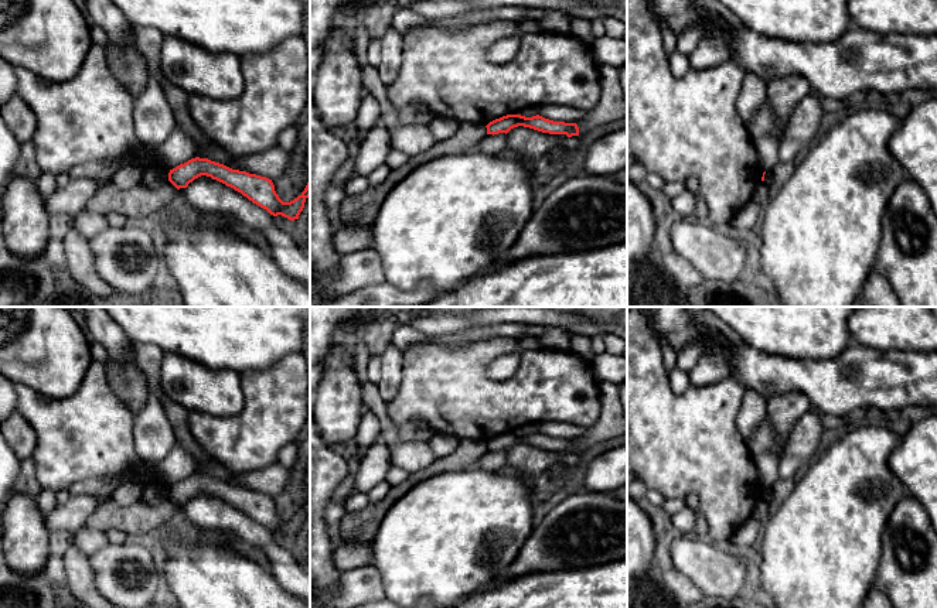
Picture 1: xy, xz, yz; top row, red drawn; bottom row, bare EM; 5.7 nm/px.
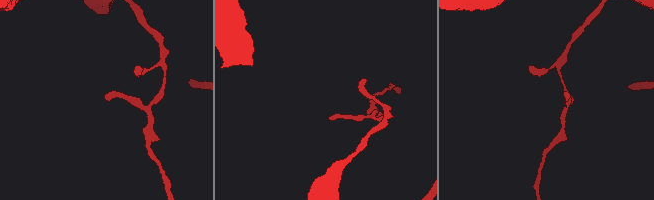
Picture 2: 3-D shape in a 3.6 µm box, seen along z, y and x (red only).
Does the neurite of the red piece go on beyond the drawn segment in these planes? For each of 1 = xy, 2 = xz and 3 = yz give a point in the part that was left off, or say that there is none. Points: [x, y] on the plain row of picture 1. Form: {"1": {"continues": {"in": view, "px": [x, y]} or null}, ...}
{"1": {"continues": null}, "2": {"continues": null}, "3": {"continues": null}}

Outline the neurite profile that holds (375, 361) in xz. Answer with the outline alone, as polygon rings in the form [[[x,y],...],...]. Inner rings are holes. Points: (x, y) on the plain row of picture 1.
[[[374,349],[368,362],[368,380],[378,383],[382,376],[382,356],[379,349]]]

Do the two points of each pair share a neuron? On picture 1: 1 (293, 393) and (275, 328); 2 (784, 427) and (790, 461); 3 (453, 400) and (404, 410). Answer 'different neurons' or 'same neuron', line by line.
1: different neurons
2: different neurons
3: same neuron

